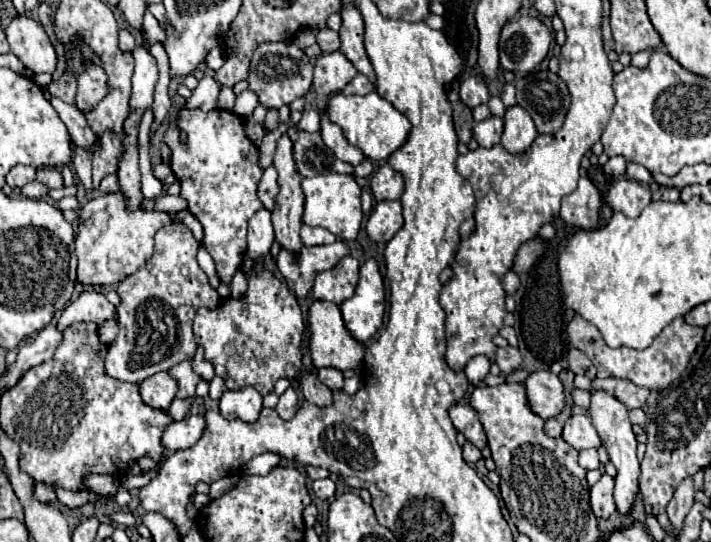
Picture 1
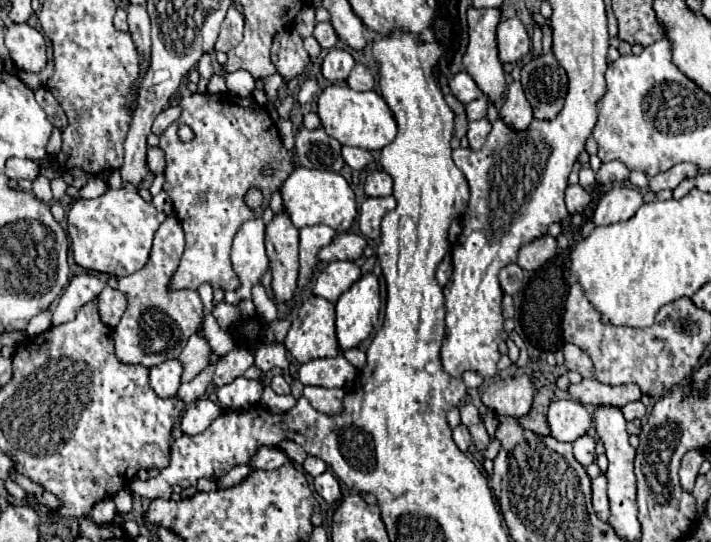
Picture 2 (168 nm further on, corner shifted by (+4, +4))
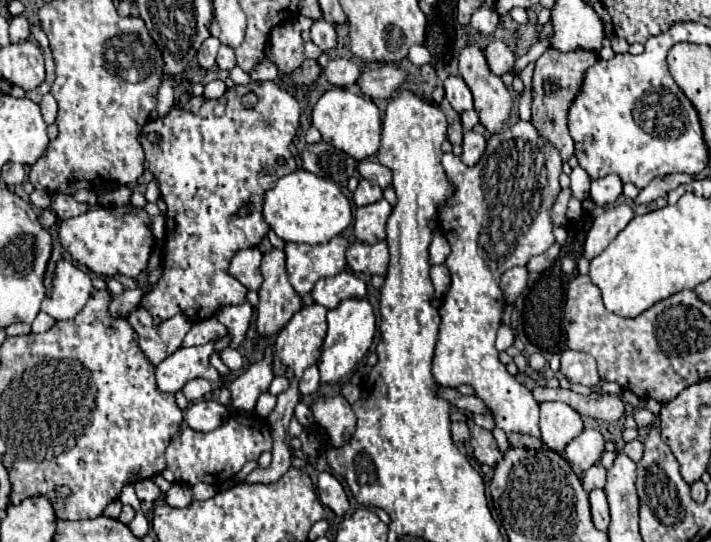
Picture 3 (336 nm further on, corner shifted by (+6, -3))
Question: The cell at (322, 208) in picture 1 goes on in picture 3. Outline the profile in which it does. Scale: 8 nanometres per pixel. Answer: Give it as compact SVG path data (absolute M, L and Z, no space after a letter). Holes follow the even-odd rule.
M296 170L288 176L282 176L276 186L266 192L264 218L276 236L284 242L324 244L350 226L352 206L336 182L318 178L306 170Z

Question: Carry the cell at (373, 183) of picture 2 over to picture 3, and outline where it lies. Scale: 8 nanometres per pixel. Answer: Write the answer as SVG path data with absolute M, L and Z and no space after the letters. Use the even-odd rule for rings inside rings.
M360 180L358 188L354 190L354 202L356 202L356 206L374 204L374 202L378 202L378 200L384 198L382 194L384 194L384 190L378 184L374 184L370 180Z

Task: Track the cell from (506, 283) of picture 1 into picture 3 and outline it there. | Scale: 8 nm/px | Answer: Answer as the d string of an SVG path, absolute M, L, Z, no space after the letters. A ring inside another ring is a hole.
M510 268L506 274L502 274L500 288L504 292L504 298L508 302L514 302L527 288L528 272L524 268Z

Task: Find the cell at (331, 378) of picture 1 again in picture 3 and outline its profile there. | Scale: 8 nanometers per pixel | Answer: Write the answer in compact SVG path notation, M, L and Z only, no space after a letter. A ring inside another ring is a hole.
M310 366L304 370L304 376L300 380L300 394L314 394L318 388L320 388L320 372L318 372L318 366Z

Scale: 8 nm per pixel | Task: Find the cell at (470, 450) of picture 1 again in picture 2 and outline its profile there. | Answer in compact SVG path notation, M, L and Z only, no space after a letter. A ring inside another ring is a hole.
M460 423L458 427L452 429L452 435L454 435L454 443L458 445L458 449L460 449L460 451L468 451L468 447L470 447L470 443L472 443L472 435L470 435L468 427Z

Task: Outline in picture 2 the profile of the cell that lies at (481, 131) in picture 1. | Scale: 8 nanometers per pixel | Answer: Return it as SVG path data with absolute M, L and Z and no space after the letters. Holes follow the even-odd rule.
M478 119L478 121L472 121L470 127L468 127L468 143L470 143L470 149L472 151L478 151L484 143L486 143L486 137L490 133L492 125L488 119Z

